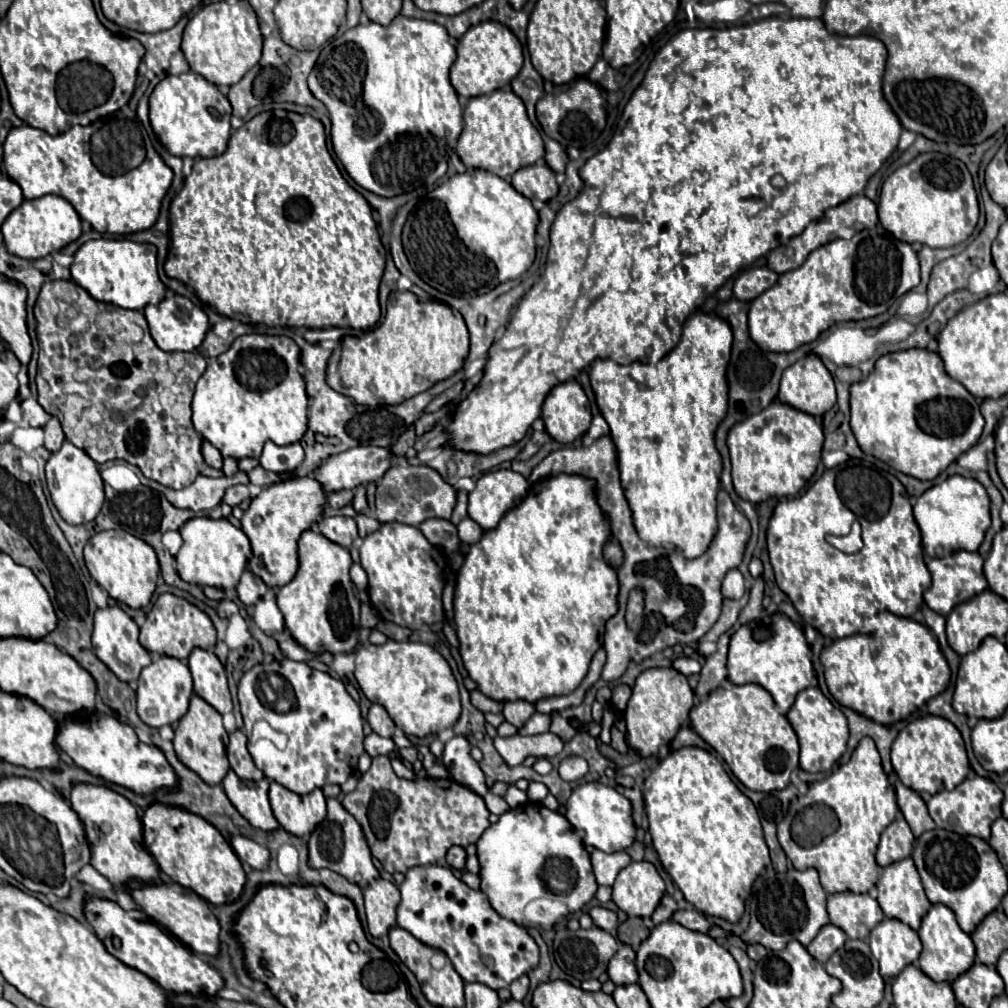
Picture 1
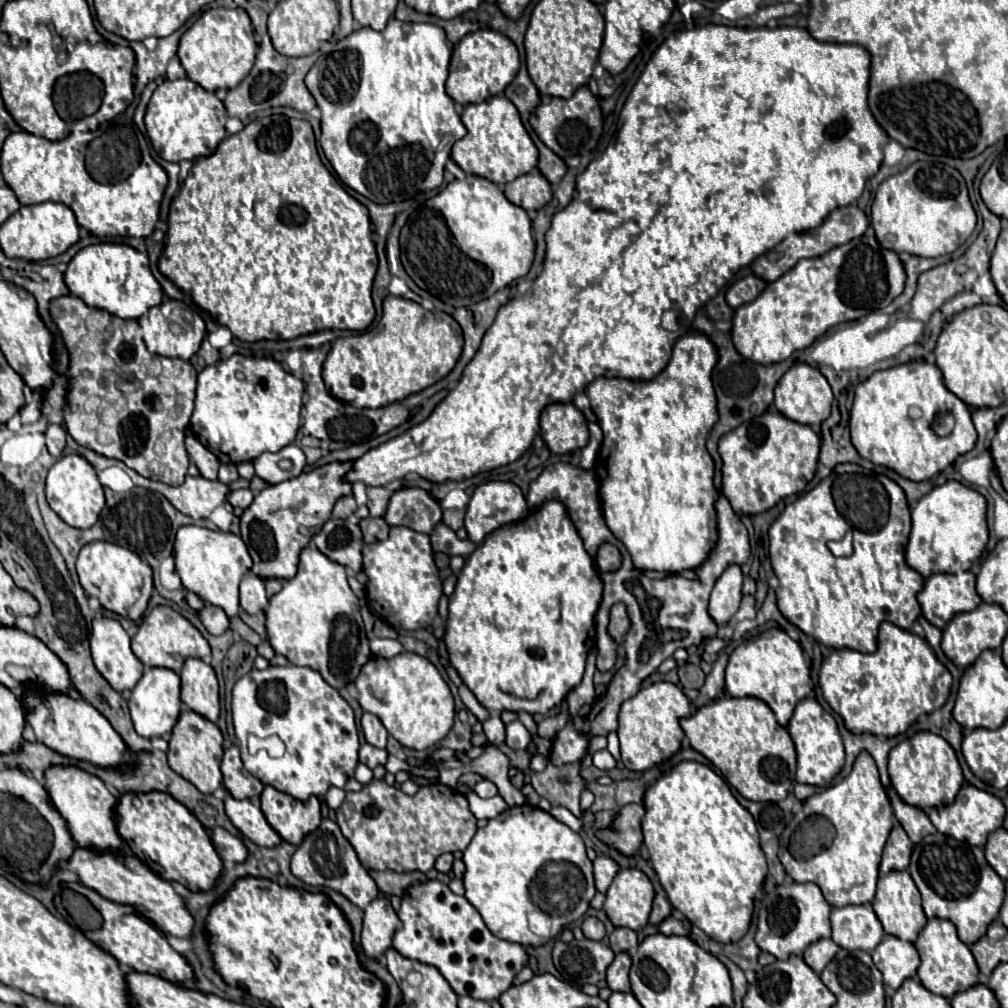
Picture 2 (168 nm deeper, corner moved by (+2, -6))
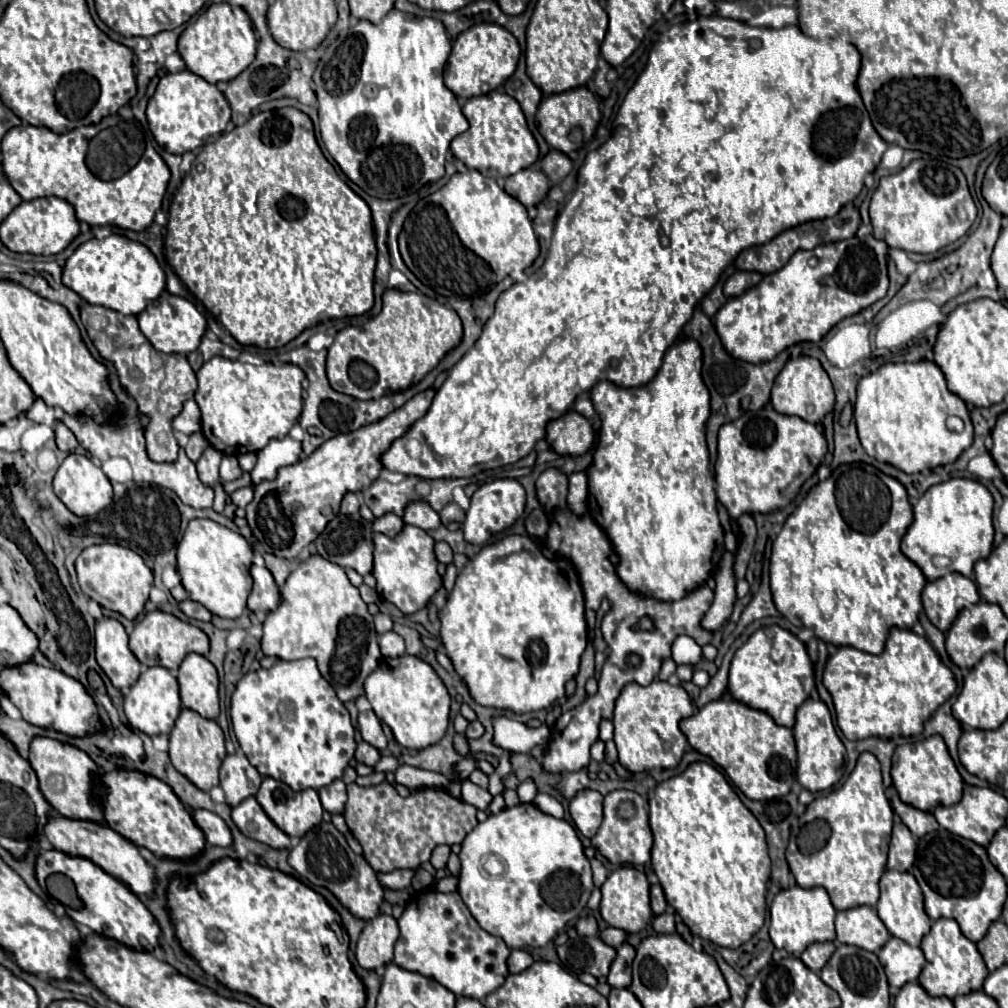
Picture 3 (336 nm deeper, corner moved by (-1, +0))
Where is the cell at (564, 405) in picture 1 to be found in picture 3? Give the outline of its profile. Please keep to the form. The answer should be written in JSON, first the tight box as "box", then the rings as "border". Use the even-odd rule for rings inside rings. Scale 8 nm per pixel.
{"box":[547,411,593,455],"border":[[[567,411],[563,417],[549,421],[547,443],[559,455],[583,455],[593,445],[593,427],[577,411]]]}

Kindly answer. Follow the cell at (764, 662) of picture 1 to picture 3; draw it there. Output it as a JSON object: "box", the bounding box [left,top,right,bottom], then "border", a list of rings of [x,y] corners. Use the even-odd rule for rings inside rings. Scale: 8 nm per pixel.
{"box":[729,625,815,727],"border":[[[779,625],[761,627],[755,631],[735,653],[729,669],[729,691],[731,695],[753,707],[769,713],[779,725],[793,727],[797,707],[809,697],[815,687],[813,663],[807,655],[805,645],[787,629]]]}

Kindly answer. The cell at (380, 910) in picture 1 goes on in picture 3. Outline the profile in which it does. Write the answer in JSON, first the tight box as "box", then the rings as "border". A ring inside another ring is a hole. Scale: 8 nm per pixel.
{"box":[357,915,399,969],"border":[[[377,915],[367,921],[357,943],[357,961],[365,969],[377,969],[393,961],[393,945],[399,937],[397,919],[391,915]]]}

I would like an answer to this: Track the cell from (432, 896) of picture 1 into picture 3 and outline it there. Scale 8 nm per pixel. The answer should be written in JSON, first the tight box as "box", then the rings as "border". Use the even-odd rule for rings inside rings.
{"box":[395,889,511,1001],"border":[[[427,889],[417,895],[399,917],[401,935],[395,943],[395,963],[403,969],[433,977],[457,997],[473,997],[483,1001],[491,991],[499,989],[509,975],[507,959],[511,949],[481,929],[457,891],[441,893]]]}

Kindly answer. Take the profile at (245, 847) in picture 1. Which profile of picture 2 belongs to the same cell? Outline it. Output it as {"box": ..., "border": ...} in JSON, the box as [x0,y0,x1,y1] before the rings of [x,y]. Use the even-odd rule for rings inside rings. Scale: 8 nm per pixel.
{"box":[212,827,248,865],"border":[[[214,827],[212,829],[212,843],[220,855],[220,859],[226,863],[226,865],[234,865],[234,863],[242,863],[246,861],[248,857],[248,851],[244,847],[244,843],[230,835],[226,829],[222,827]]]}

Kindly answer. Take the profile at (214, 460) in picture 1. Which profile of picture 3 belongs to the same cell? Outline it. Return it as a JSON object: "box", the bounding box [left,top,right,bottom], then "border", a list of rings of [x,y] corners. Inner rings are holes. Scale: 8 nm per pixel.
{"box":[197,447,221,485],"border":[[[207,447],[201,455],[201,459],[197,461],[197,473],[199,479],[205,485],[215,485],[219,481],[219,463],[221,463],[221,453],[213,447]]]}

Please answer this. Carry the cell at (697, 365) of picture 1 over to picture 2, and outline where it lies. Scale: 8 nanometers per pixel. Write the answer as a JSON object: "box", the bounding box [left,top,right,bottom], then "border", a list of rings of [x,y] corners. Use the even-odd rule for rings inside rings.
{"box":[586,333,718,573],"border":[[[688,333],[688,335],[684,335],[684,337],[680,337],[676,341],[672,357],[670,357],[666,369],[660,375],[656,375],[652,381],[630,381],[630,379],[604,379],[604,377],[598,377],[586,389],[586,395],[590,399],[590,407],[596,413],[598,425],[600,425],[600,429],[604,433],[598,459],[594,463],[594,473],[596,473],[598,485],[600,485],[598,493],[600,493],[600,501],[602,501],[602,515],[604,515],[604,521],[606,521],[608,529],[614,533],[614,537],[618,541],[622,541],[624,547],[628,549],[636,569],[656,569],[656,571],[668,571],[668,573],[680,573],[680,571],[686,571],[686,569],[696,569],[696,567],[700,567],[704,563],[704,559],[710,555],[710,551],[716,545],[718,531],[716,531],[714,503],[718,499],[718,491],[714,487],[714,461],[712,461],[710,453],[706,451],[706,437],[708,437],[710,429],[714,427],[714,423],[718,421],[714,387],[710,383],[710,371],[712,369],[714,369],[714,347],[710,347],[710,339],[706,339],[706,335]]]}

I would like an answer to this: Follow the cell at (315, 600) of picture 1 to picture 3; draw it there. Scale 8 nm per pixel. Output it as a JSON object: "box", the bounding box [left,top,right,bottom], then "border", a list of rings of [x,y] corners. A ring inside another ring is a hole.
{"box":[261,555,381,703],"border":[[[311,555],[309,559],[299,563],[297,569],[287,577],[285,585],[281,587],[281,603],[275,611],[269,611],[267,619],[263,621],[261,649],[265,655],[275,655],[285,661],[313,657],[319,665],[321,675],[333,685],[337,697],[343,703],[363,695],[363,681],[369,677],[371,671],[377,669],[377,663],[381,659],[377,633],[373,629],[373,617],[369,615],[365,601],[359,597],[357,587],[351,585],[341,565],[331,563],[321,555]]]}

